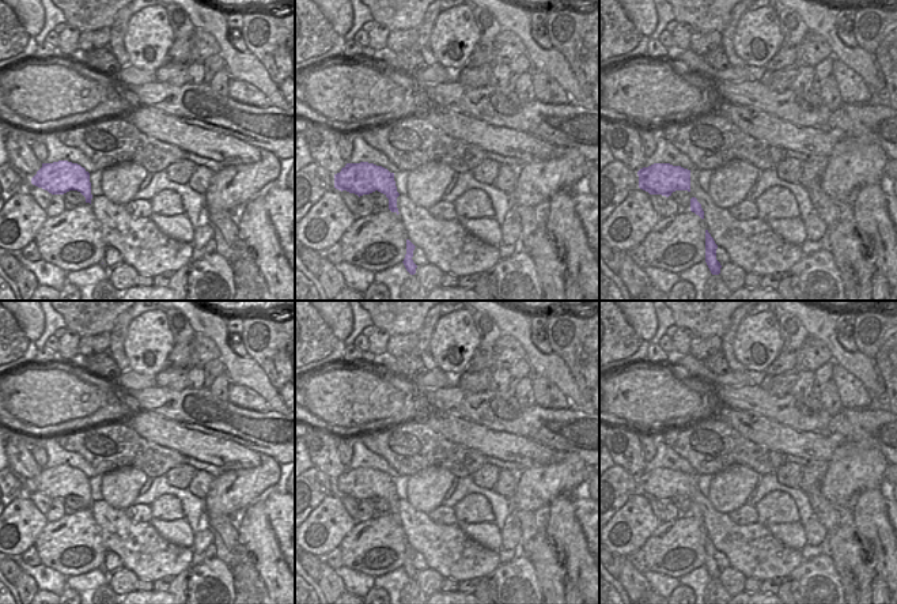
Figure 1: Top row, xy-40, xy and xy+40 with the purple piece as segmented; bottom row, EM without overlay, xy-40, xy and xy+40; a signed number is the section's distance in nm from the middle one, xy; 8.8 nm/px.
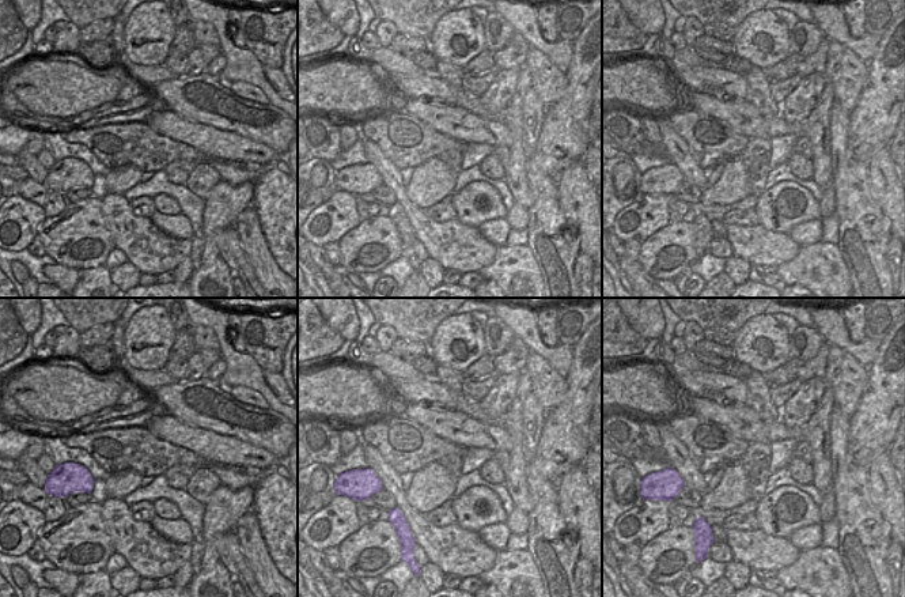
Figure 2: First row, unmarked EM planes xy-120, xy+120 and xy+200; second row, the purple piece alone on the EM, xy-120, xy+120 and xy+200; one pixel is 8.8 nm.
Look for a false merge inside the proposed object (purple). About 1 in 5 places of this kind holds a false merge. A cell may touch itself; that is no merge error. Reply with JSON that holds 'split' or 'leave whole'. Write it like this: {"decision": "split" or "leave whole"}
{"decision": "split"}

